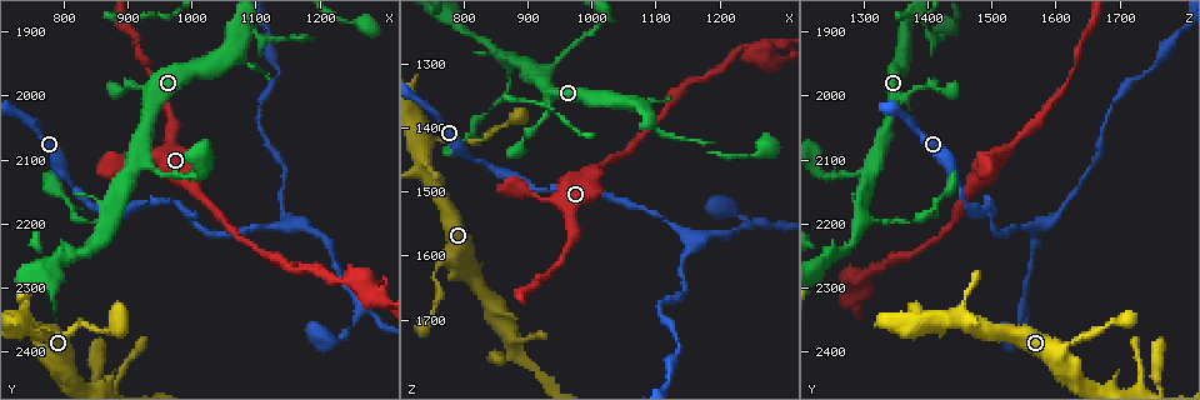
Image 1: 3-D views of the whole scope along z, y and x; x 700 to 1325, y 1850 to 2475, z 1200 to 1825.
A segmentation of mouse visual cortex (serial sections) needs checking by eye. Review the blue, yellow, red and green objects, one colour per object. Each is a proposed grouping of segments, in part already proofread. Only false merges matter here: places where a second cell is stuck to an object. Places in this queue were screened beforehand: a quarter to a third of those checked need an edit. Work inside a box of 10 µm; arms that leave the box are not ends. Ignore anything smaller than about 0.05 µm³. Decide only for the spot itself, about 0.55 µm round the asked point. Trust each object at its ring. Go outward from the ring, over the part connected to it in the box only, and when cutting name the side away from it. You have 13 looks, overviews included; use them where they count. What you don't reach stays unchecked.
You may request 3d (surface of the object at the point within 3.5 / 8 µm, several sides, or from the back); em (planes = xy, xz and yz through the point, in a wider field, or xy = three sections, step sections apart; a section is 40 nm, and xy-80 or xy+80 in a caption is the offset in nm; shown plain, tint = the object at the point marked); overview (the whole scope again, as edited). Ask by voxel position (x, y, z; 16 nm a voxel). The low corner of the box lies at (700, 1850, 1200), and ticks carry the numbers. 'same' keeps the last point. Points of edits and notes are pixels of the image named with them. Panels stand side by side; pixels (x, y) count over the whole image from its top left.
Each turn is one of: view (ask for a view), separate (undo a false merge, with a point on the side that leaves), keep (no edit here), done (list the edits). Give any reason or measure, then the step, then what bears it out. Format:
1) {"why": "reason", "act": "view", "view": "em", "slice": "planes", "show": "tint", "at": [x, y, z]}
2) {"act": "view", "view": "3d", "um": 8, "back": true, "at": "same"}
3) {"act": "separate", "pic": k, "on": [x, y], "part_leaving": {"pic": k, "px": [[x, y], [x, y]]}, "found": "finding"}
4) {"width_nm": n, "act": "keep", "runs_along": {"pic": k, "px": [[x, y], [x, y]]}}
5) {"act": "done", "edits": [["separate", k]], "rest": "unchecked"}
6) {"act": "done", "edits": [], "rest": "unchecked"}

{"why": "calibre changes", "act": "view", "view": "3d", "um": 3.5, "back": true, "at": [870, 2190, 1300]}

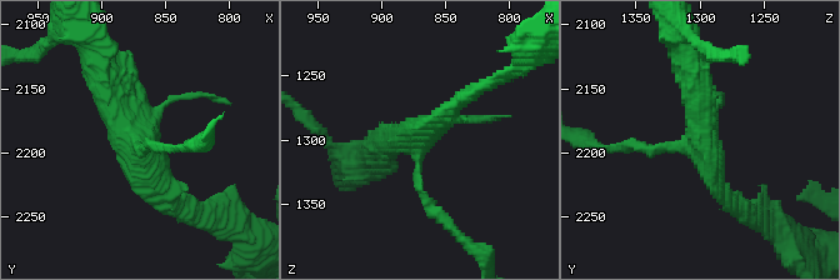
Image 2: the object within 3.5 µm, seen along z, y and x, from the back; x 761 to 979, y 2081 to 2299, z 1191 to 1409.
{"act": "view", "view": "em", "slice": "xy", "step": 5, "show": "tint", "at": [870, 2196, 1298]}

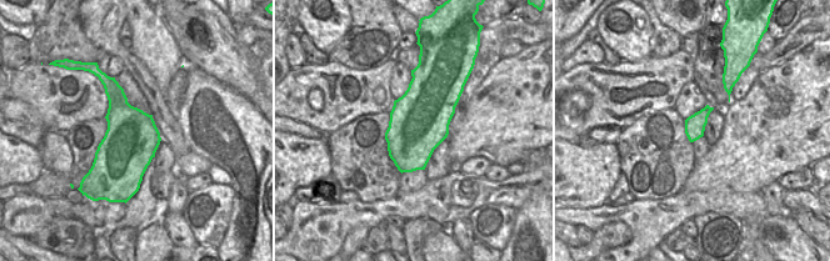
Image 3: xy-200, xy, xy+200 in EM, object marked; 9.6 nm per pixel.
{"act": "keep", "runs_along": {"pic": 2, "px": [[101, 71], [144, 168], [179, 201]]}, "found": "all the same cell"}

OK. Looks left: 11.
{"why": "thin neck", "act": "view", "view": "3d", "um": 3.5, "at": [795, 2370, 1420]}

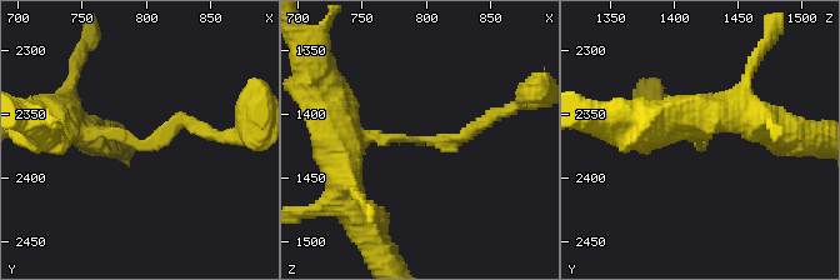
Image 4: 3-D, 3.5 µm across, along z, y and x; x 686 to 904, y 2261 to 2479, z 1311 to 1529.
{"why": "shape alone is not enough", "act": "view", "view": "em", "slice": "xy", "step": 5, "show": "tint", "at": [792, 2374, 1424]}

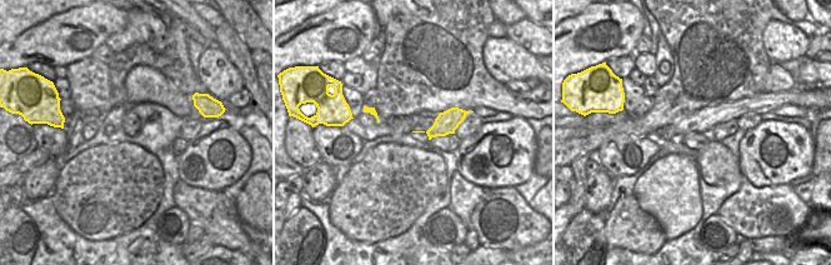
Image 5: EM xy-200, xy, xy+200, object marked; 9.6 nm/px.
{"act": "keep", "runs_along": {"pic": 4, "px": [[346, 158], [361, 138], [445, 141], [484, 121]]}, "found": "continuous, no second cell"}

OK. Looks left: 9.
{"why": "three-way junction", "act": "view", "view": "3d", "um": 3.5, "back": true, "at": [1155, 2205, 1575]}

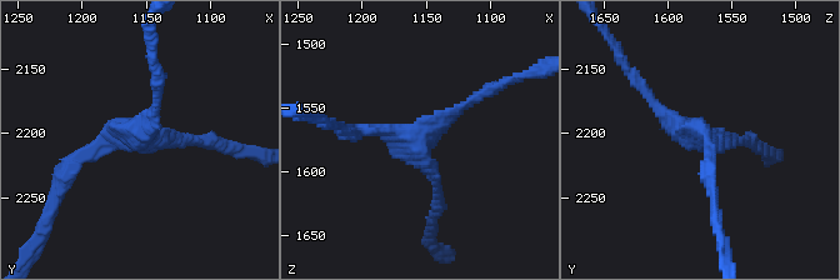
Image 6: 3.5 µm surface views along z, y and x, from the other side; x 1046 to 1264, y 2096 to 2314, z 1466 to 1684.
{"arms": 3, "arm_widths_nm": [150, 150, 150], "act": "view", "view": "em", "slice": "xy", "step": 1, "show": "tint", "at": [1158, 2204, 1578]}

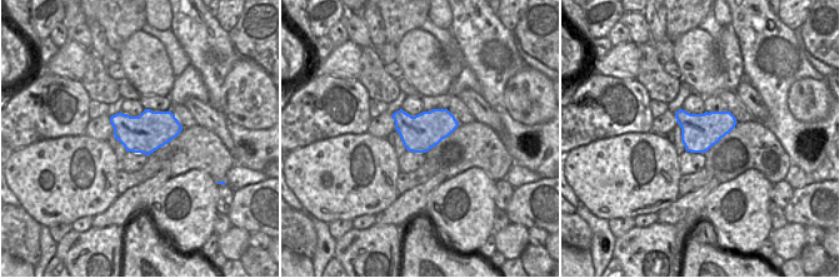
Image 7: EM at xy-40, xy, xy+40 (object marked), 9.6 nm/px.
{"width_nm": 360, "act": "keep", "runs_along": {"pic": 6, "px": [[489, 90], [416, 141], [344, 131]]}, "found": "all the same cell"}

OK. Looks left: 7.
{"why": "three arms meet", "act": "view", "view": "3d", "um": 3.5, "at": [1275, 2300, 1285]}

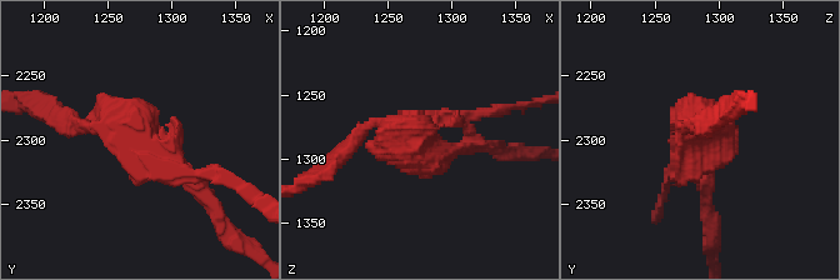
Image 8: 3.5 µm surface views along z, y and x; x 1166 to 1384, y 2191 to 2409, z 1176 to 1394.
{"why": "shape alone is not enough", "act": "view", "view": "em", "slice": "planes", "show": "tint", "at": [1272, 2298, 1284]}

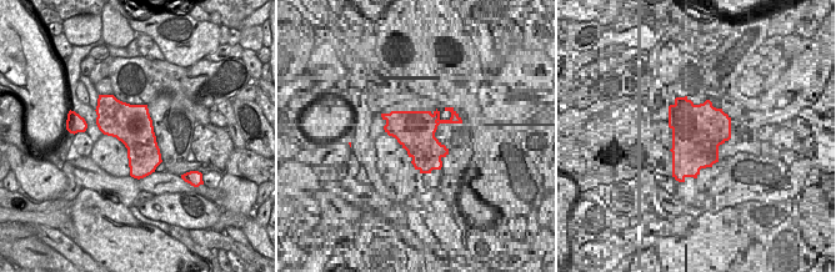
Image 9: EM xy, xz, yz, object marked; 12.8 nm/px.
{"act": "separate", "pic": 8, "on": [416, 155], "found": "a second cell is stuck on"}

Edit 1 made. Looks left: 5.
{"why": "see it whole again", "act": "view", "view": "overview"}

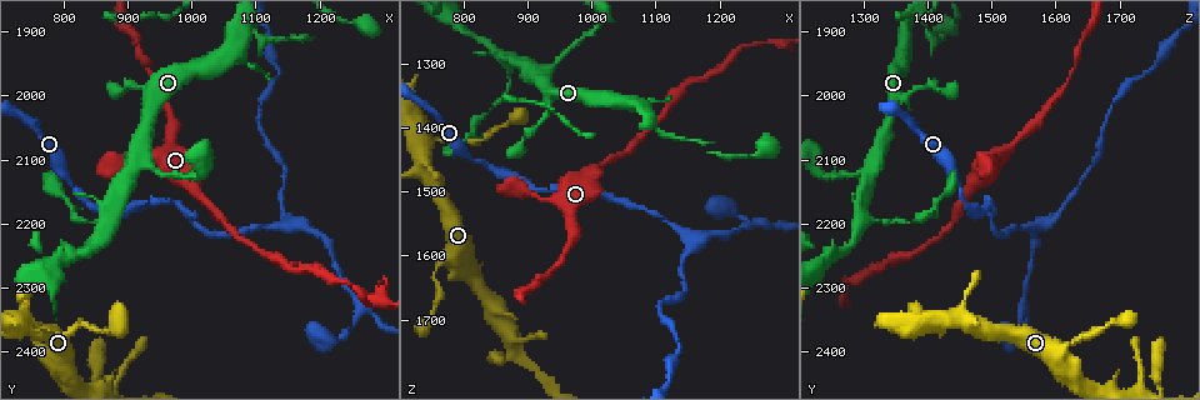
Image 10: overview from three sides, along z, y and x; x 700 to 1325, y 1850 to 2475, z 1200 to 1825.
{"act": "view", "view": "3d", "um": 3.5, "at": [1270, 2330, 1550]}

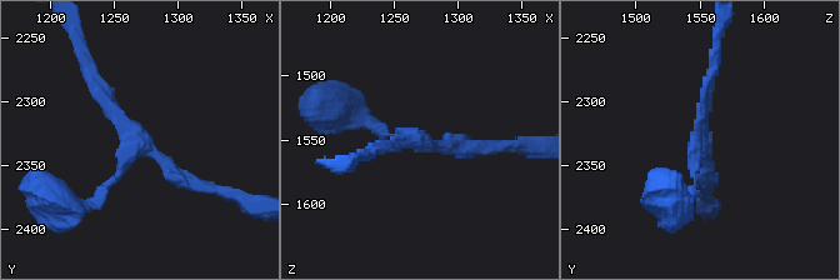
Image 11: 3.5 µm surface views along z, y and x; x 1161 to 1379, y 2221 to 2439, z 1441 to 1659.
{"act": "view", "view": "em", "slice": "xy", "step": 3, "show": "plain", "at": [1266, 2328, 1552]}

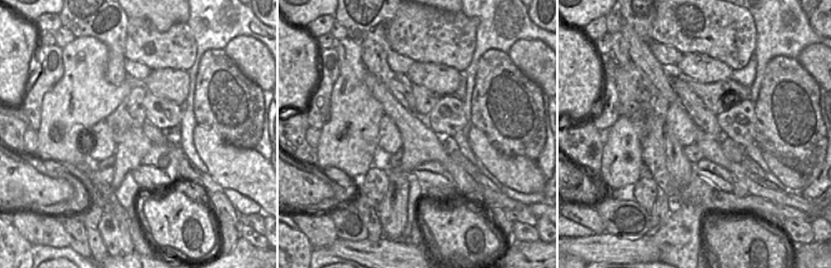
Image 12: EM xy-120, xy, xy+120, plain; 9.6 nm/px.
{"act": "view", "view": "em", "slice": "xy", "step": 3, "show": "tint", "at": "same"}

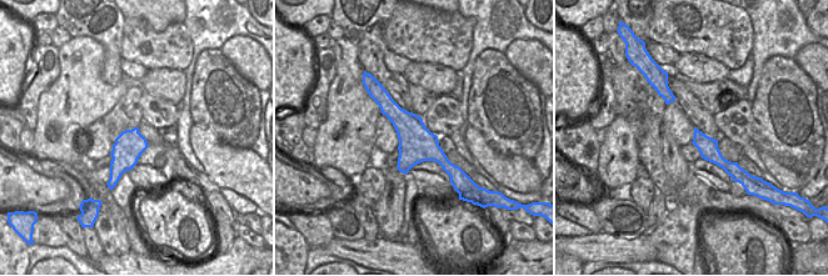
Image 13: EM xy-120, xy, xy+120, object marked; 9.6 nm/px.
{"act": "keep", "found": "all the same cell"}

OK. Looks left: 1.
{"act": "done", "edits": [["separate", 8]], "rest": "unchecked"}

